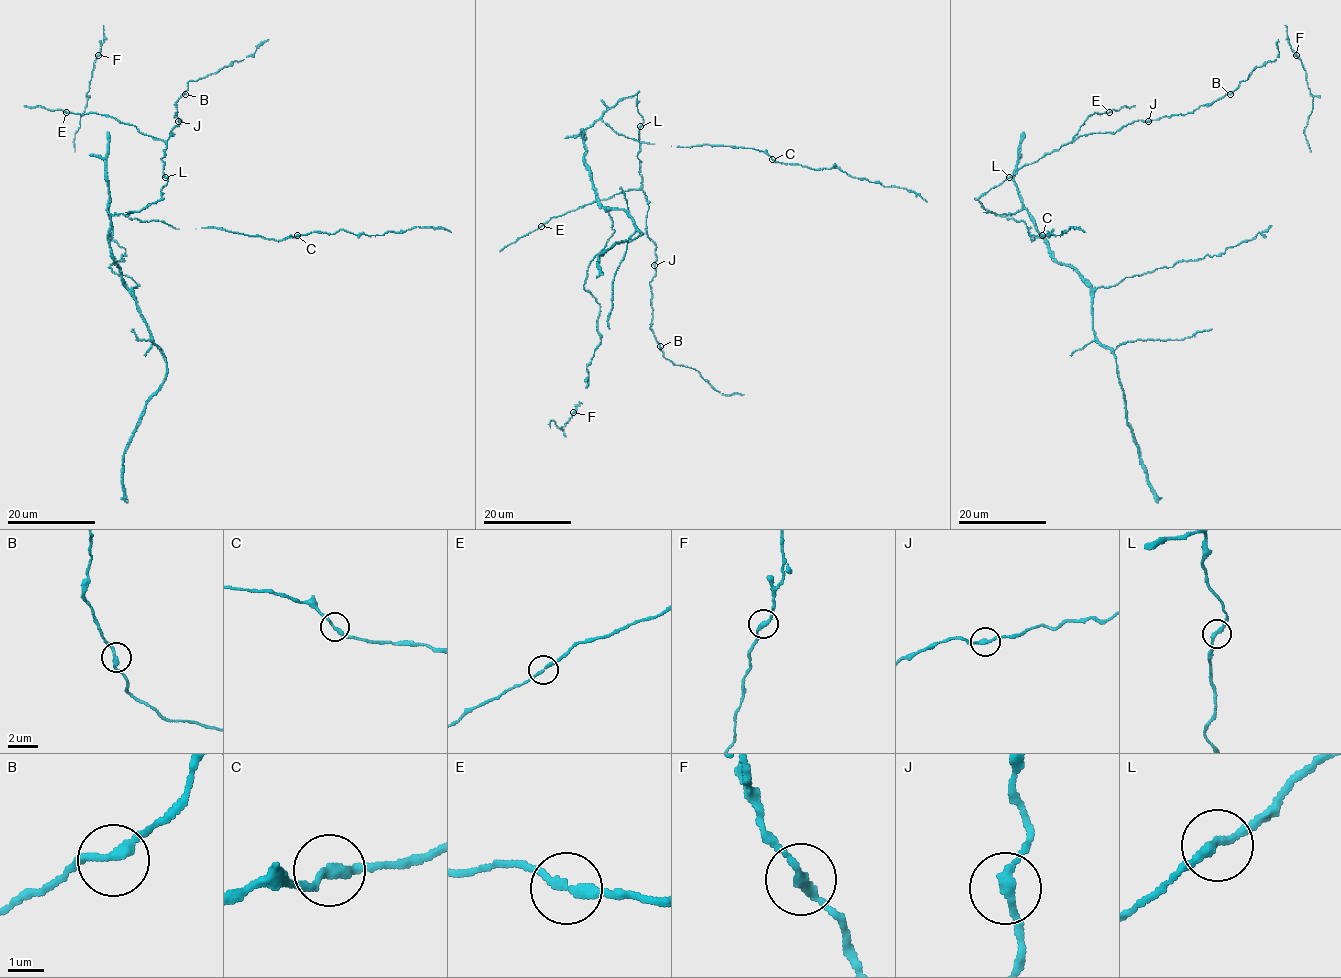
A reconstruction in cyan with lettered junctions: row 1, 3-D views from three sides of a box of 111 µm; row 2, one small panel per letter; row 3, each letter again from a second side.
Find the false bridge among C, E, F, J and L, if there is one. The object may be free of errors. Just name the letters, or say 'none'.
none

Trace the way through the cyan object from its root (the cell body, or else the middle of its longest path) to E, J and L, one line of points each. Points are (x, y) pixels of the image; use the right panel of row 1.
E: (1041, 234), (1025, 209), (995, 214), (979, 199), (1024, 166), (1070, 143), (1090, 115), (1110, 112)
J: (1041, 234), (1025, 209), (995, 214), (979, 199), (1024, 166), (1080, 136), (1115, 133), (1135, 121), (1148, 121)
L: (1041, 234), (1034, 218), (1025, 209), (1012, 214), (995, 214), (981, 204), (979, 199), (982, 196), (1009, 177)

